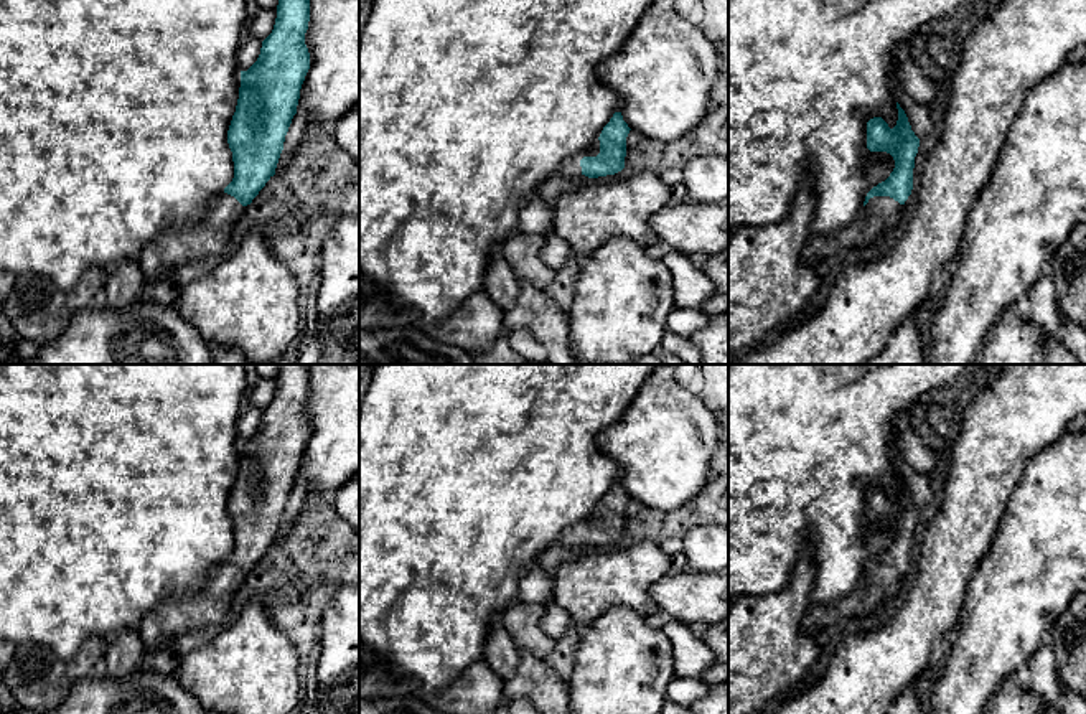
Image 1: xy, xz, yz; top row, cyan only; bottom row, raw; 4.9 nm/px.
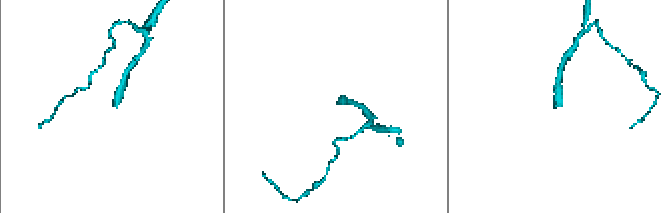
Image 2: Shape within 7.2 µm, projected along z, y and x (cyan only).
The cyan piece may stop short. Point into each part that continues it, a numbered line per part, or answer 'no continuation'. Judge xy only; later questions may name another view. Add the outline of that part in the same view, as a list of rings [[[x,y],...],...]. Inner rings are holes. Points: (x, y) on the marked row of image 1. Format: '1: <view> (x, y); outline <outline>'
1: xy (208, 238); outline [[[221,193],[194,224],[160,234],[138,257],[145,280],[163,280],[193,261],[221,259],[227,254],[231,234],[244,208],[234,196]]]

